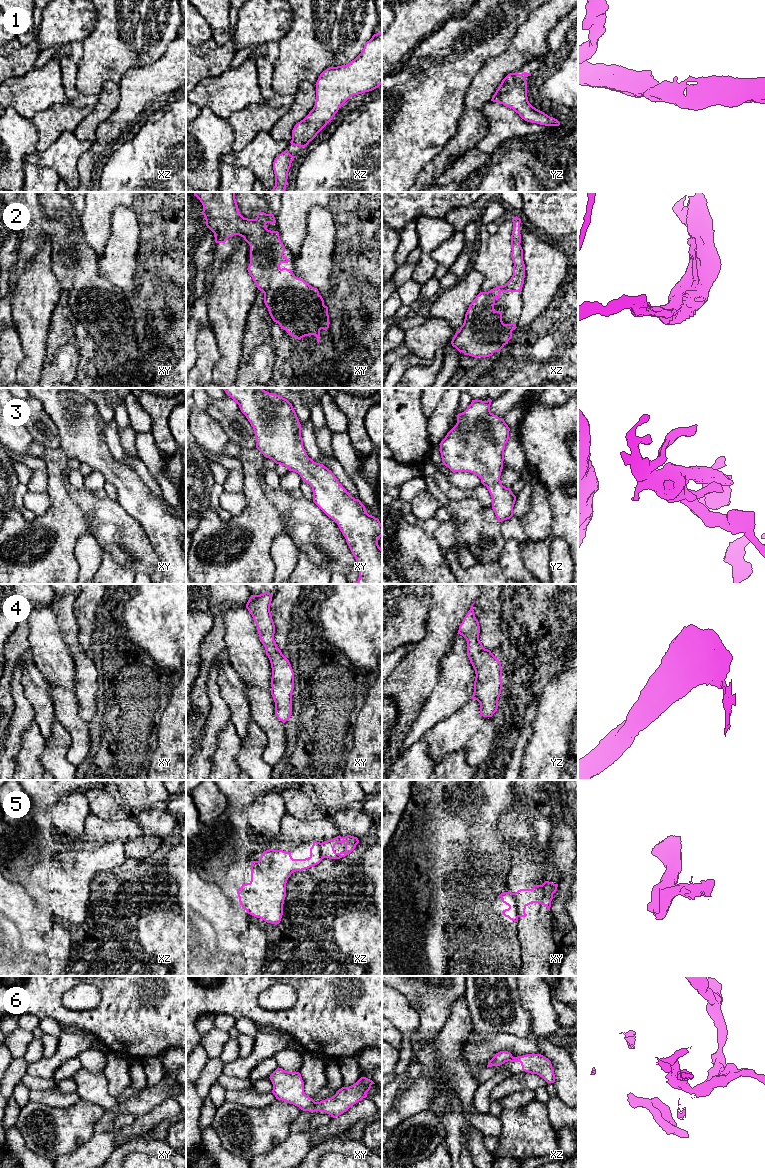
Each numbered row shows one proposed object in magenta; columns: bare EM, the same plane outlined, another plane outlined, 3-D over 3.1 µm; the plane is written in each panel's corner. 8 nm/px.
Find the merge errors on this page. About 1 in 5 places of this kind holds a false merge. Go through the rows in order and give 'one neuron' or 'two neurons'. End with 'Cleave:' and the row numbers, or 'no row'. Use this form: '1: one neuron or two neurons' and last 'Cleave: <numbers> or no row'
1: one neuron
2: one neuron
3: one neuron
4: one neuron
5: two neurons
6: two neurons
Cleave: 5, 6

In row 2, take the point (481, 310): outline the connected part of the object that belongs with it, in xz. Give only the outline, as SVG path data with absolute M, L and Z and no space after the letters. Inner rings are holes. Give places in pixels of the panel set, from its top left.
M517 216L512 219L511 257L514 263L513 275L503 286L498 286L488 292L480 292L465 314L463 325L455 333L451 344L460 353L475 358L489 357L499 352L512 338L516 324L504 324L502 313L494 310L495 300L501 292L521 292L525 278L523 249L520 245L520 223Z

